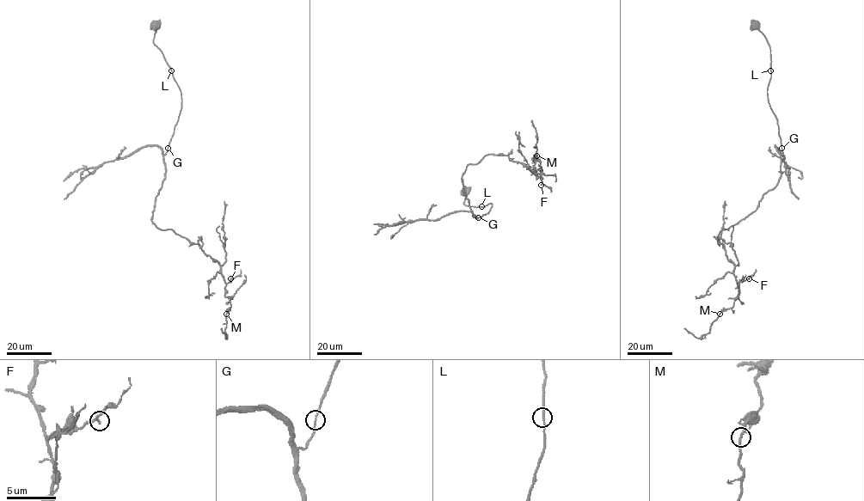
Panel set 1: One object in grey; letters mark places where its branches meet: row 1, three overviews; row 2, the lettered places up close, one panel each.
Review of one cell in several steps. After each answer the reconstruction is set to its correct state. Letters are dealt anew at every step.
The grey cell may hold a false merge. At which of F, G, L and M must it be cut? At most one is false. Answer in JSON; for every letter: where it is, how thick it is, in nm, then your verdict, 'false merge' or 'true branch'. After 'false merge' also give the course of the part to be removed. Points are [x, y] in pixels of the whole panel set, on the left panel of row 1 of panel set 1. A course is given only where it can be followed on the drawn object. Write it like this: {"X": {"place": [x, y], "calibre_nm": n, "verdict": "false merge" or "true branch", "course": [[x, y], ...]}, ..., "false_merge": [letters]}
{"F": {"place": [230, 278], "calibre_nm": 150, "verdict": "true branch"}, "G": {"place": [168, 148], "calibre_nm": 150, "verdict": "true branch"}, "L": {"place": [171, 70], "calibre_nm": 150, "verdict": "true branch"}, "M": {"place": [226, 314], "calibre_nm": 160, "verdict": "true branch"}, "false_merge": []}

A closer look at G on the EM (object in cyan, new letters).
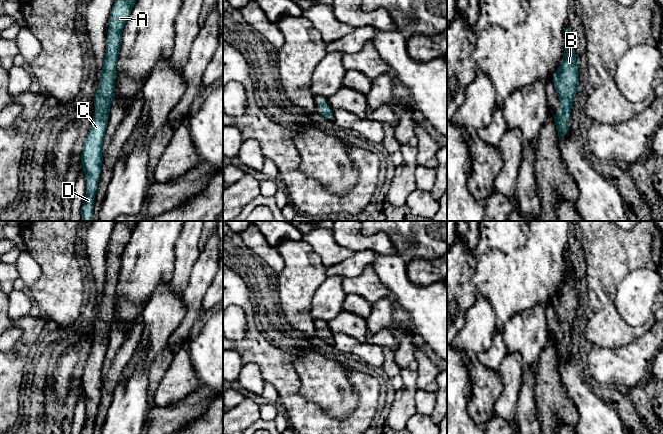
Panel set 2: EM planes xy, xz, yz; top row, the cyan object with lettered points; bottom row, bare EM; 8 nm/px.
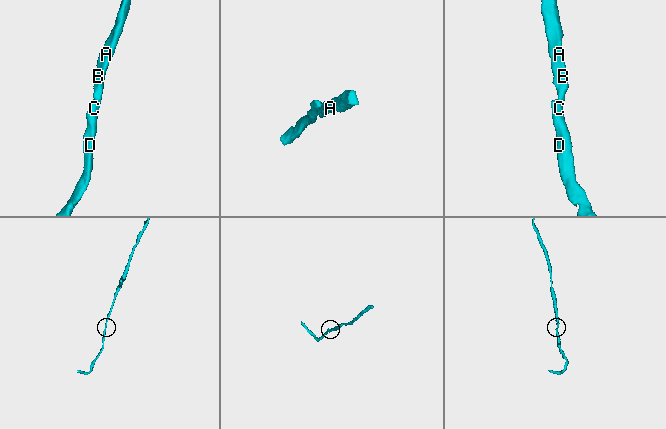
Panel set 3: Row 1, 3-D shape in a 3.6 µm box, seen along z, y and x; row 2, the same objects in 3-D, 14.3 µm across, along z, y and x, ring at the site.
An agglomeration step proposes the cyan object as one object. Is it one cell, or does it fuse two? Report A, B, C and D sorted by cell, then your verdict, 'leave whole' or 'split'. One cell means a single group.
groups A B C D; leave whole

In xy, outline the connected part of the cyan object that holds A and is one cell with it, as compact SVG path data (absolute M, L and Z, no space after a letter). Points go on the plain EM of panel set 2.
M117 221L109 242L106 259L106 279L102 289L99 311L94 322L96 336L82 369L81 390L85 396L86 420L81 434L93 434L95 417L103 385L102 368L115 315L116 287L121 269L122 254L138 221Z

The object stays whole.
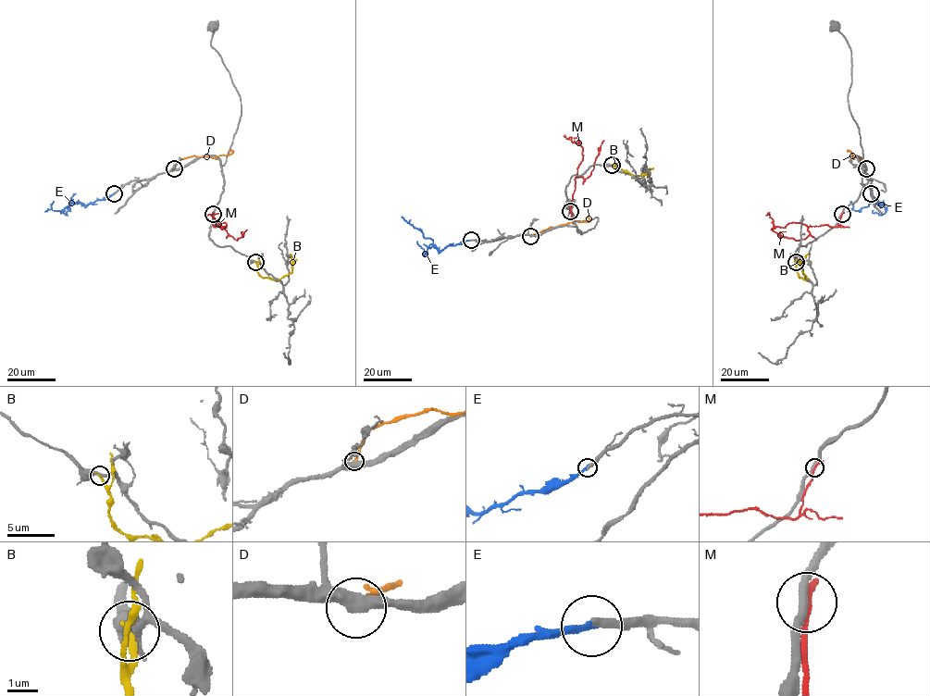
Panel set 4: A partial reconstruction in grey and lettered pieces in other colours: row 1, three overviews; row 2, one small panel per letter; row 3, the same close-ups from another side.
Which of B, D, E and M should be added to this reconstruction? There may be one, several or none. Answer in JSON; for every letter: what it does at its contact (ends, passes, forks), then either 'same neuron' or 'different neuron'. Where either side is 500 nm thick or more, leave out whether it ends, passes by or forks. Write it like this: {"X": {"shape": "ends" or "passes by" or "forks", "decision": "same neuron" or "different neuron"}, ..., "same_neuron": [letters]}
{"B": {"shape": "ends", "decision": "different neuron"}, "D": {"shape": "ends", "decision": "different neuron"}, "E": {"shape": "ends", "decision": "same neuron"}, "M": {"shape": "ends", "decision": "different neuron"}, "same_neuron": ["E"]}

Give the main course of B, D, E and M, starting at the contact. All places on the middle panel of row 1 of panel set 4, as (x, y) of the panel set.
B: (612, 165), (637, 176), (645, 174), (649, 169), (647, 178)
D: (530, 236), (551, 227), (588, 221), (588, 218), (585, 217)
E: (470, 240), (439, 250), (431, 239), (424, 237), (419, 229), (408, 222), (410, 219)
M: (570, 211), (583, 148), (567, 139), (578, 139)

